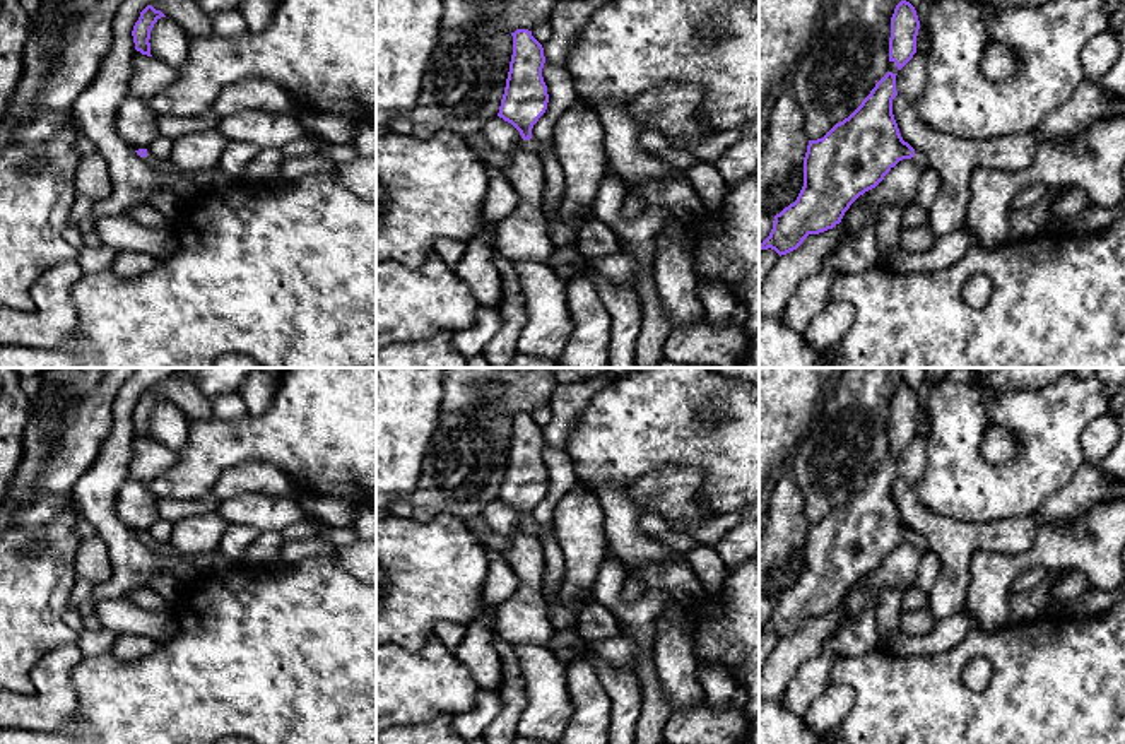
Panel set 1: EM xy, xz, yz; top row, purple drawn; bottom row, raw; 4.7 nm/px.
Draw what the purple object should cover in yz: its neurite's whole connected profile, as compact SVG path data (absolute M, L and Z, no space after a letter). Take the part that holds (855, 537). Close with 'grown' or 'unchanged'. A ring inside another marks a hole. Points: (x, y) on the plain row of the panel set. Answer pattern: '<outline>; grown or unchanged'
M901 383L891 400L887 457L848 501L822 522L809 523L804 570L797 583L775 599L759 635L771 631L781 640L809 617L833 612L850 588L903 542L913 542L922 554L928 551L925 537L903 523L892 498L896 458L916 436L918 412L915 390Z; grown

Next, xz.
M516 412L513 438L498 499L511 506L525 523L521 528L539 539L532 511L545 496L549 477L542 460L545 446L542 428L528 412Z; grown

